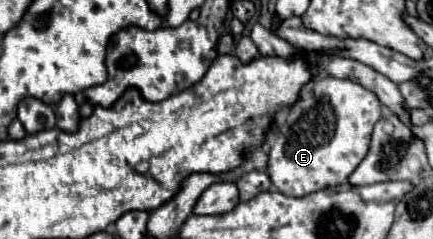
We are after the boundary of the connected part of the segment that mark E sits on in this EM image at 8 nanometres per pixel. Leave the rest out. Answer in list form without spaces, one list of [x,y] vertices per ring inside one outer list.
[[[312,75],[302,87],[298,101],[290,107],[286,123],[270,149],[268,175],[274,187],[288,197],[304,197],[312,191],[346,183],[370,147],[382,103],[370,89],[330,75]]]

